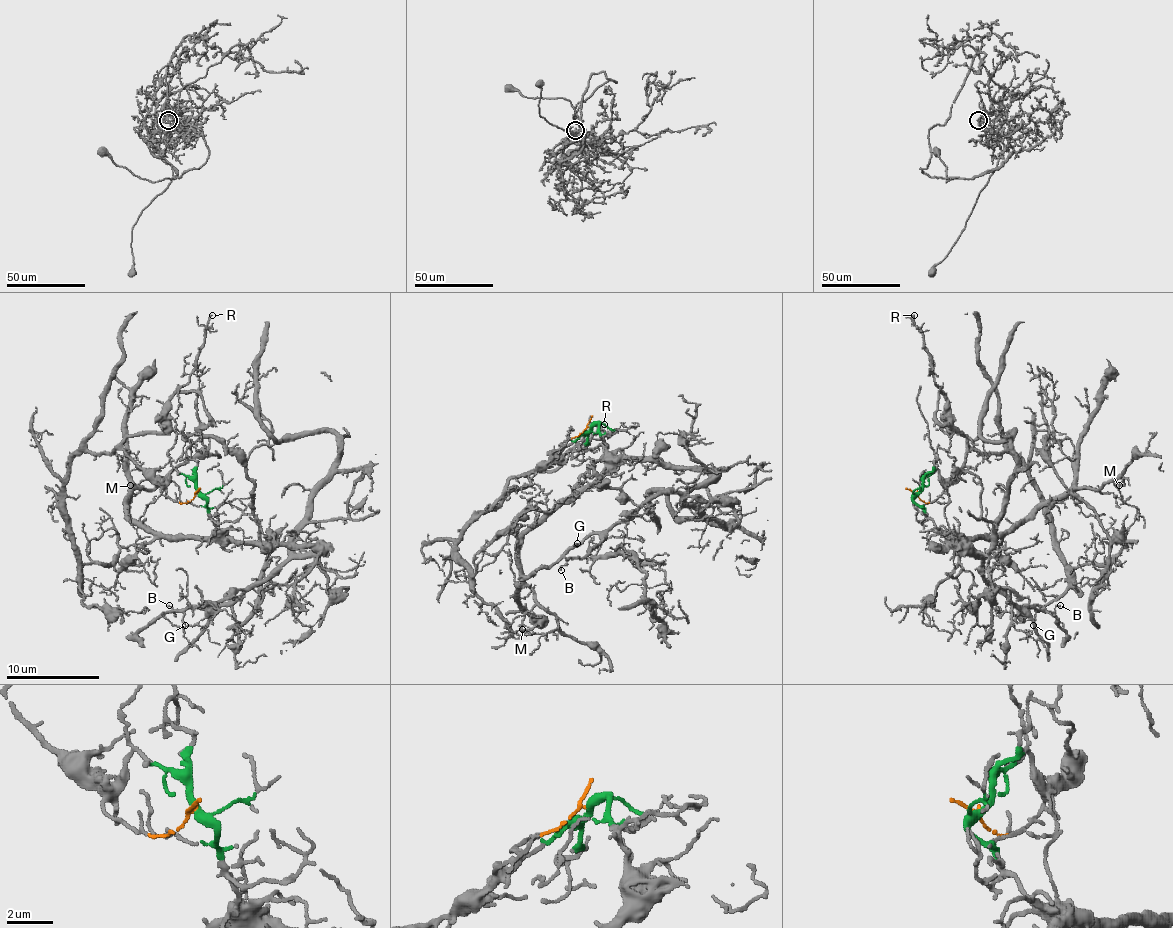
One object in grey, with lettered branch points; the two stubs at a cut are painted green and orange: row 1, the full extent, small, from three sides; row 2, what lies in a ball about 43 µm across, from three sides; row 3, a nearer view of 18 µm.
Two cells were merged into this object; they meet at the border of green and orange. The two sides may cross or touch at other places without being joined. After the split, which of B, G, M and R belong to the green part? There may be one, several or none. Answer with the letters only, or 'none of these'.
B, G, M

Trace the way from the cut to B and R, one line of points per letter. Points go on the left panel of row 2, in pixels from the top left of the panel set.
B: (198, 491), (208, 516), (226, 537), (317, 546), (280, 563), (238, 600), (173, 614), (168, 604)
R: (198, 491), (191, 500), (173, 502), (122, 442), (166, 430), (171, 400), (189, 379), (212, 314)

